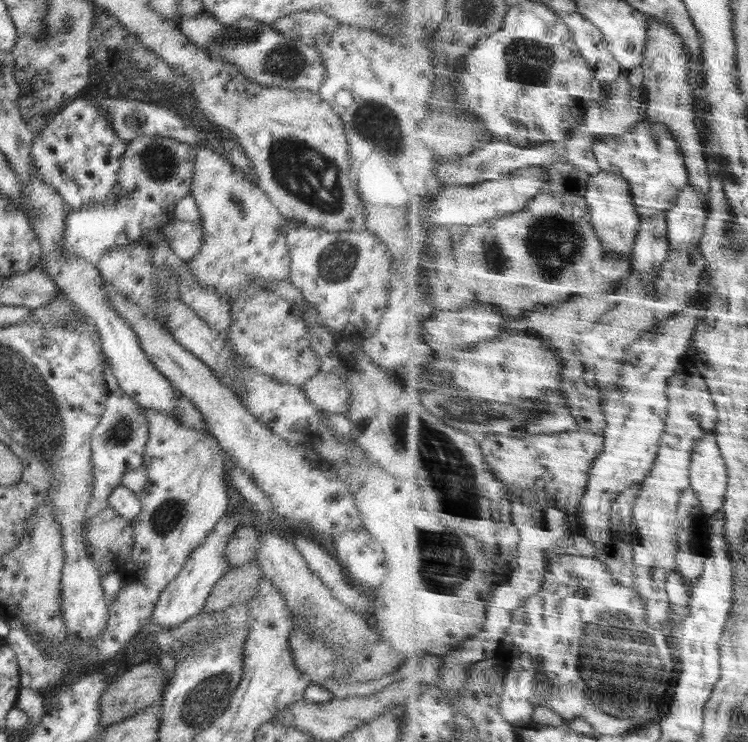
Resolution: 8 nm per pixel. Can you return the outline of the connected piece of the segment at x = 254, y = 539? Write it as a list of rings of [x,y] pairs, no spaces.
[[[240,526],[236,528],[233,536],[226,544],[226,558],[230,559],[232,567],[240,567],[246,563],[254,561],[254,556],[258,552],[260,540],[260,530]]]

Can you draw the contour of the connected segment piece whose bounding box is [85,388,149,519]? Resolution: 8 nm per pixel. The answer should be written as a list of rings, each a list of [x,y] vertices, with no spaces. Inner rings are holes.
[[[120,388],[108,391],[104,412],[100,415],[98,425],[91,435],[90,460],[94,470],[92,473],[94,485],[92,485],[91,498],[85,511],[86,519],[94,518],[108,507],[110,494],[116,486],[120,485],[124,472],[142,467],[148,440],[149,424],[147,424],[143,408]]]

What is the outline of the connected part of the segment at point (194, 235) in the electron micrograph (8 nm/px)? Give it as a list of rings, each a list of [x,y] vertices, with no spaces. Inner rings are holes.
[[[172,217],[161,229],[170,250],[183,261],[192,259],[202,247],[204,232],[200,221],[180,221]]]

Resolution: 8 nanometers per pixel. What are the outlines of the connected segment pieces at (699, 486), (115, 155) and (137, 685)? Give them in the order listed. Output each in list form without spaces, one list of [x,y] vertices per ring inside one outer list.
[[[710,430],[702,441],[698,441],[690,468],[691,488],[699,494],[704,512],[711,518],[725,507],[730,480],[729,464],[722,455],[715,430]]]
[[[74,98],[48,117],[46,128],[36,136],[30,148],[31,164],[46,183],[50,183],[70,208],[88,207],[118,196],[118,171],[127,143],[114,131],[108,111],[98,101]]]
[[[155,659],[148,662],[140,662],[126,670],[122,676],[116,677],[115,680],[106,688],[106,692],[102,694],[100,700],[100,726],[108,726],[112,723],[124,720],[152,705],[162,693],[164,687],[164,669],[160,669],[160,665]]]

